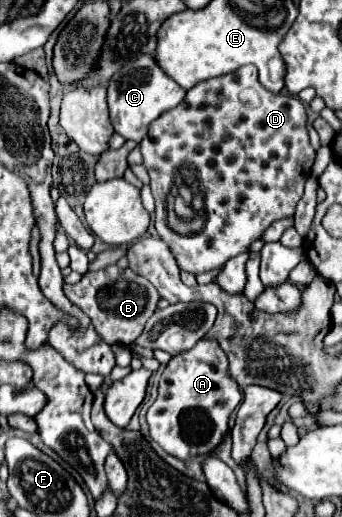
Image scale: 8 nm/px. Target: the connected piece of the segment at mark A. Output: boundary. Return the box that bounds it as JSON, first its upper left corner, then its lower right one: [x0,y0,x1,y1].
[147,341,241,459]

